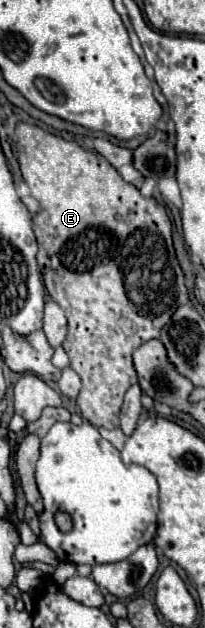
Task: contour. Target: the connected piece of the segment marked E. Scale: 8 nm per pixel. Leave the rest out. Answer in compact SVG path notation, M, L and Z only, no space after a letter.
M20 122L22 126L16 124L16 136L18 136L18 162L20 170L22 170L22 178L30 188L30 194L40 202L40 212L32 218L32 230L36 234L38 240L38 266L42 268L42 276L44 276L44 284L46 290L50 294L50 298L66 312L68 318L68 336L64 342L64 350L66 354L70 354L70 366L72 370L82 378L82 390L76 398L82 416L96 428L104 426L108 430L118 428L118 414L120 414L120 406L124 402L124 394L126 390L136 384L138 376L136 370L132 366L132 352L142 344L148 342L152 338L158 338L158 332L162 330L162 326L170 320L170 316L174 314L174 310L182 304L188 304L188 290L184 286L184 274L180 270L180 264L176 260L174 254L174 246L172 246L172 226L170 226L170 218L164 210L162 204L158 204L154 198L144 198L136 186L128 184L122 180L122 176L118 174L118 170L108 164L108 160L98 158L98 154L80 148L76 142L72 140L64 140L60 136L54 136L50 132L46 132L40 126L30 126L26 122Z

